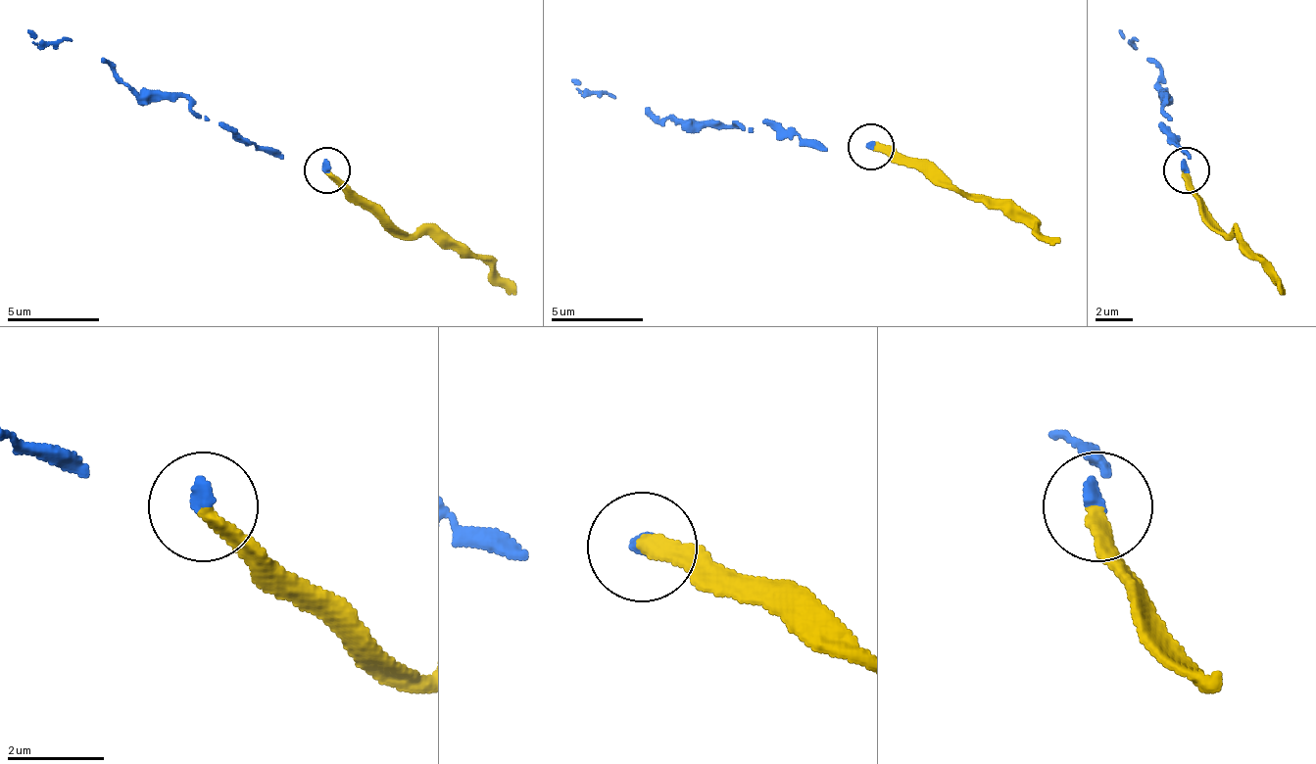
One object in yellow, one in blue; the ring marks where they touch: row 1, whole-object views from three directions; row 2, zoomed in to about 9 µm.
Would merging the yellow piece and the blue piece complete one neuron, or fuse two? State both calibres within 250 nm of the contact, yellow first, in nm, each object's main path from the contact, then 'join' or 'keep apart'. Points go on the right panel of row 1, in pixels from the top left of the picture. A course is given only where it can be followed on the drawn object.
300 nm thick on the yellow side, 260 nm on the other; yellow runs (1187, 169), (1187, 187), (1224, 229), (1242, 243), (1284, 293); blue runs (1187, 169), (1187, 155), (1164, 132), (1164, 86), (1154, 64), (1137, 40), (1118, 31); join

